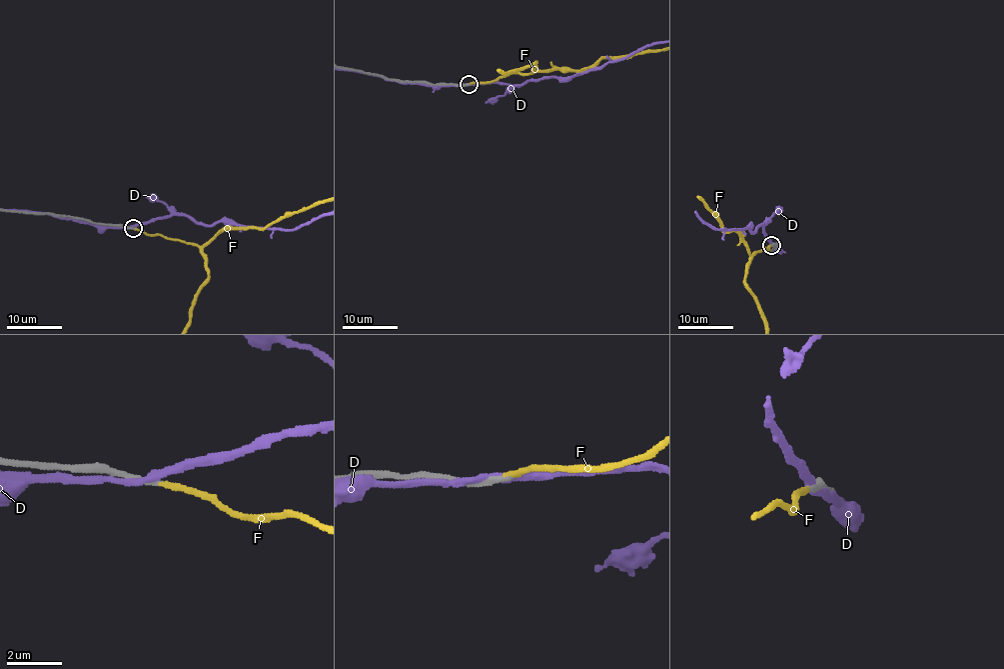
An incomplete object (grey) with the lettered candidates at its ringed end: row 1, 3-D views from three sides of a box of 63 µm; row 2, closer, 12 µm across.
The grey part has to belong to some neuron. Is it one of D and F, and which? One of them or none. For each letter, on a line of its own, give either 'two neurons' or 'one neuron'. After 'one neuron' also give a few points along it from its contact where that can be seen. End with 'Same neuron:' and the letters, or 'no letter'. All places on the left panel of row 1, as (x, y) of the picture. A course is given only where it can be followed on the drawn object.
D: two neurons
F: one neuron
Same neuron: F

